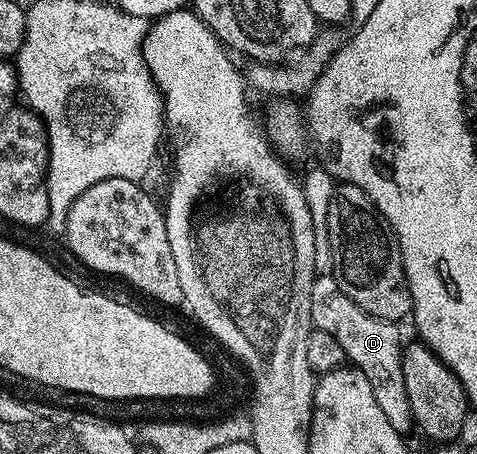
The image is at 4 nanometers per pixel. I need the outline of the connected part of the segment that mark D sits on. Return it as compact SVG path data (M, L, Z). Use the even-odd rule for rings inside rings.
M326 274L316 277L311 290L311 321L314 329L331 333L337 339L346 358L361 373L365 373L373 389L373 397L377 397L377 405L381 405L381 413L389 417L389 425L393 425L393 429L397 429L400 435L410 436L413 420L409 409L409 393L405 393L405 373L401 373L405 343L404 340L399 340L400 328L394 323L365 313L339 288L334 274Z

